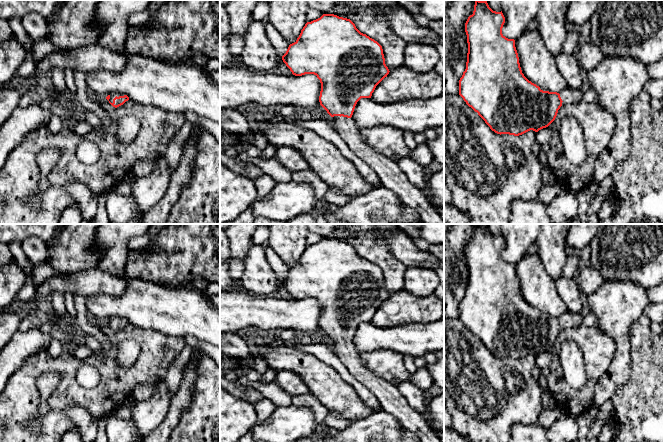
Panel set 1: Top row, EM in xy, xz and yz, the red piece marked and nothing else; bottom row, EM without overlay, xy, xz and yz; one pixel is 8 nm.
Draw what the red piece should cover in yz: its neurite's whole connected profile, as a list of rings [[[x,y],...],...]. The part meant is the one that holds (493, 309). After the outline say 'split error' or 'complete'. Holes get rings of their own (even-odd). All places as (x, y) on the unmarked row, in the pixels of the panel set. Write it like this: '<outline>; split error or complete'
[[[475,224],[473,238],[465,247],[468,277],[466,293],[459,304],[459,319],[497,358],[522,359],[548,351],[565,328],[580,327],[583,315],[568,311],[564,315],[543,315],[522,297],[515,264],[502,258],[505,241],[493,235],[487,224]]]; split error

